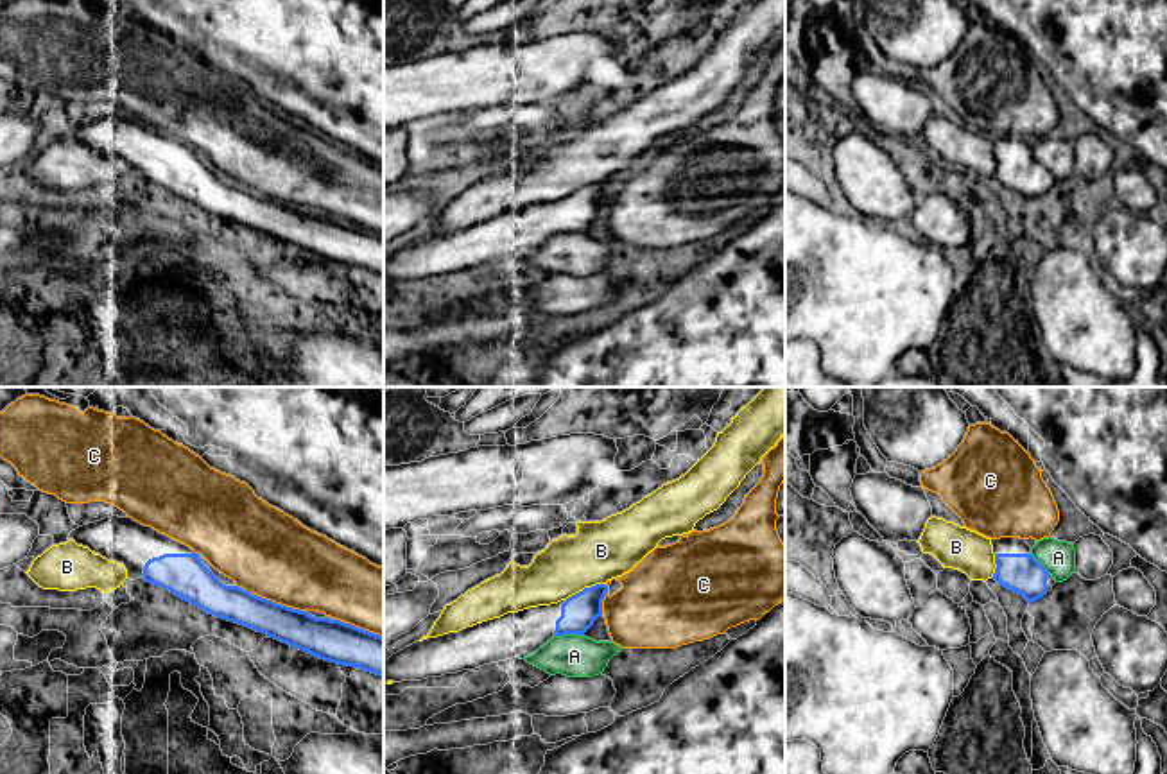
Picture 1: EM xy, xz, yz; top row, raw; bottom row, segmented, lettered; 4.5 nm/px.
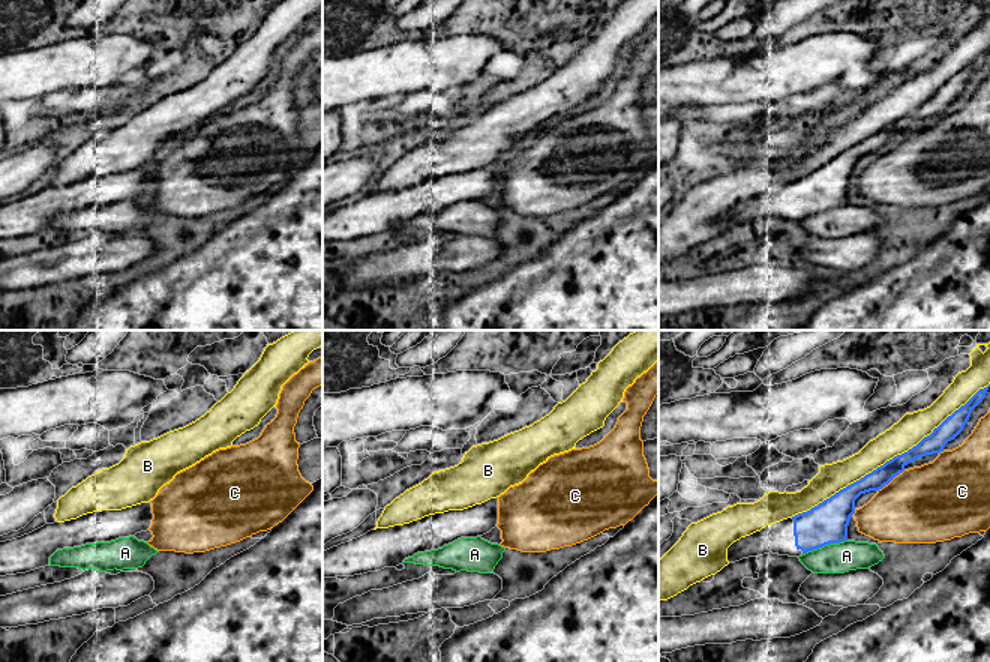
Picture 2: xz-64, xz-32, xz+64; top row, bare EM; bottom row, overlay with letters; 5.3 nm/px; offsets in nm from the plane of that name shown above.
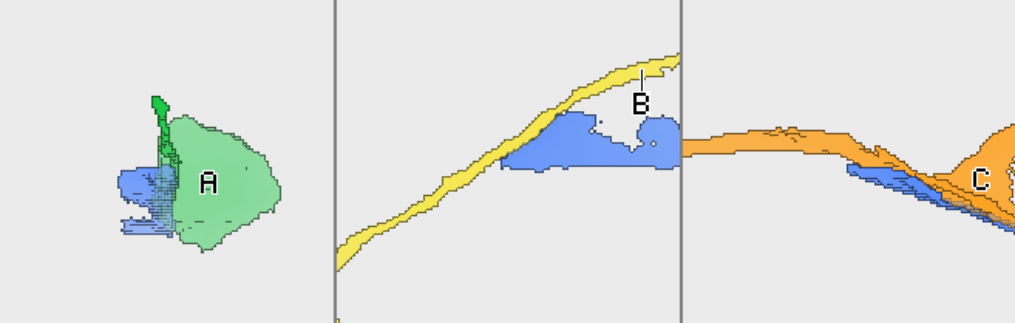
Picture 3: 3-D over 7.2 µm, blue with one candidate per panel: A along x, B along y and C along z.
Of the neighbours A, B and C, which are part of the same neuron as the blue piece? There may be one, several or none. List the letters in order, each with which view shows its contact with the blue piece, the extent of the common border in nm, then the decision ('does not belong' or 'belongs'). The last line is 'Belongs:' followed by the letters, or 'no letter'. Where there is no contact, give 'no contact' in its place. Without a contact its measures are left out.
A: contact in xz; length 140 nm; does not belong
B: contact in xz; length 200 nm; does not belong
C: contact in xy; length 340 nm; does not belong
Belongs: no letter

